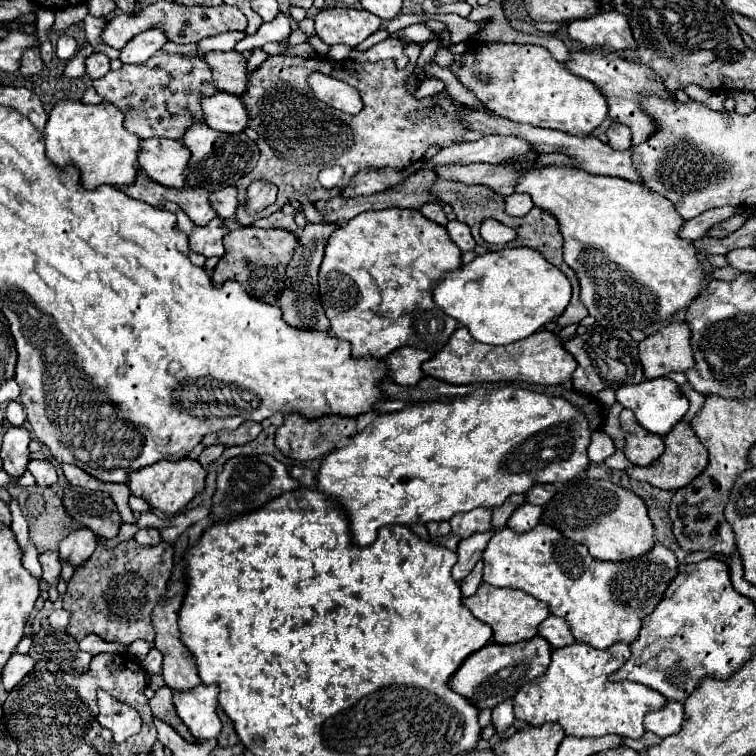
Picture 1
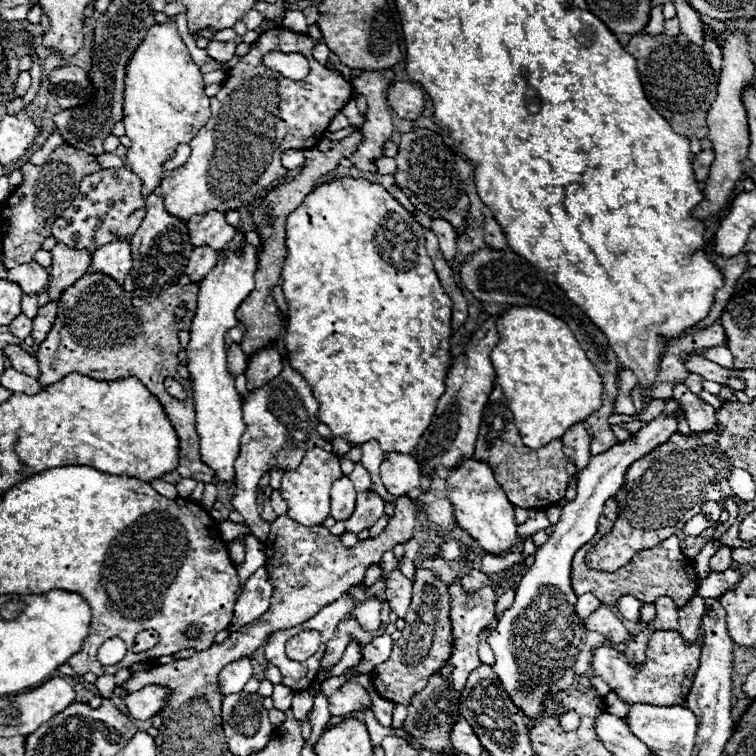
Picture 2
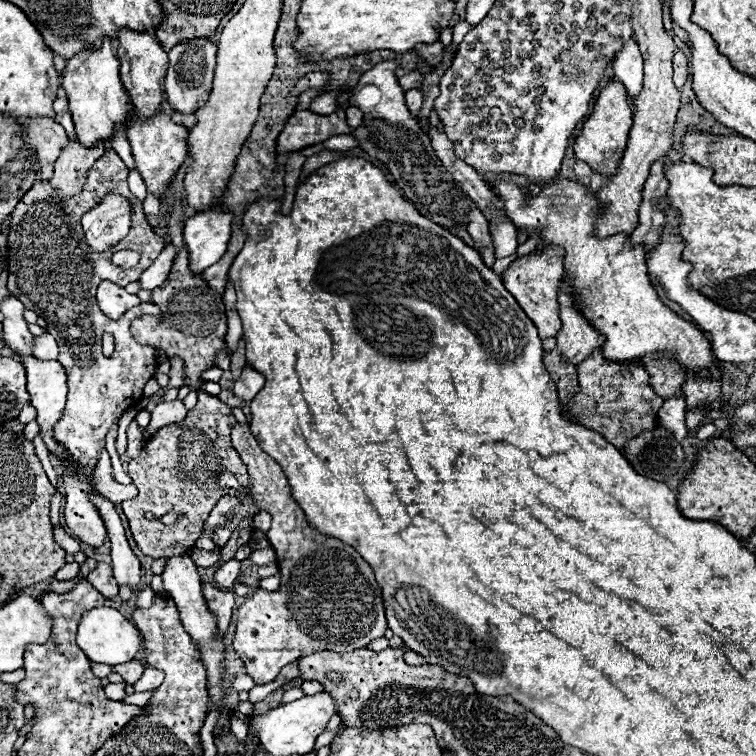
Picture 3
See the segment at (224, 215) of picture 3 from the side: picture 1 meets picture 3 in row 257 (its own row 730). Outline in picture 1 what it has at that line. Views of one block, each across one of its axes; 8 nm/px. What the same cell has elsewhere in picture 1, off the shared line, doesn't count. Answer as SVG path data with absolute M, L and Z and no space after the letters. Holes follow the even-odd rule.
M200 684L200 688L188 692L174 692L174 706L196 740L212 740L220 736L222 722L216 714L218 686Z

